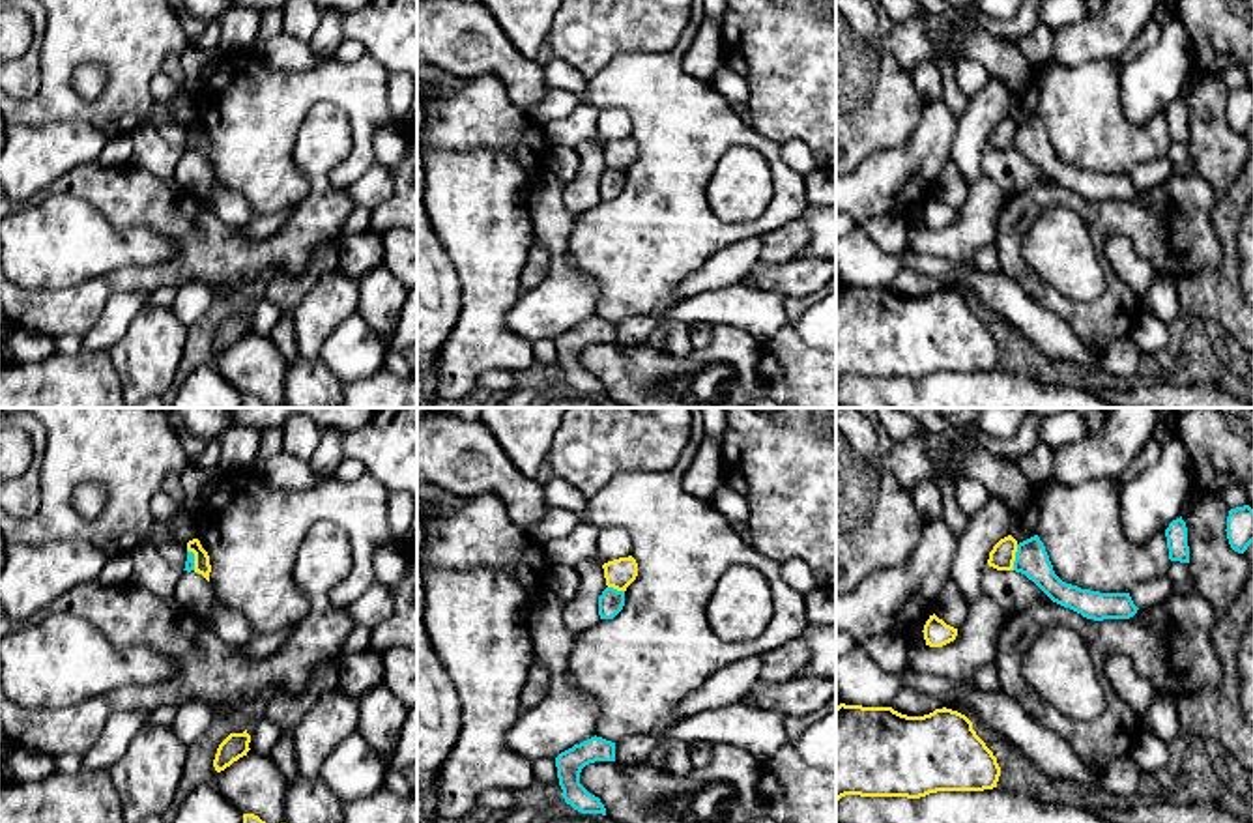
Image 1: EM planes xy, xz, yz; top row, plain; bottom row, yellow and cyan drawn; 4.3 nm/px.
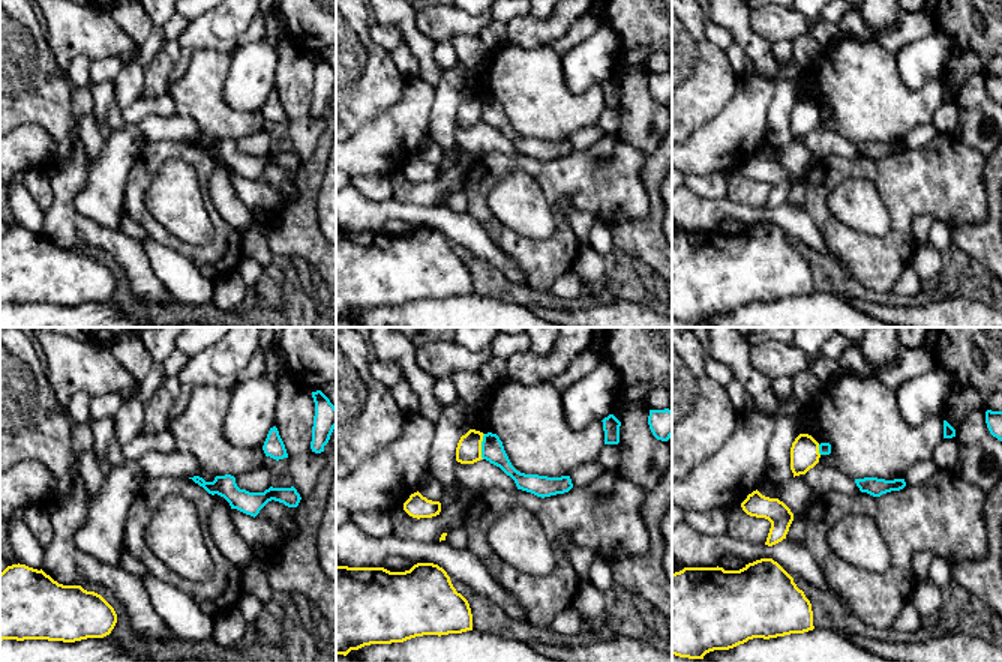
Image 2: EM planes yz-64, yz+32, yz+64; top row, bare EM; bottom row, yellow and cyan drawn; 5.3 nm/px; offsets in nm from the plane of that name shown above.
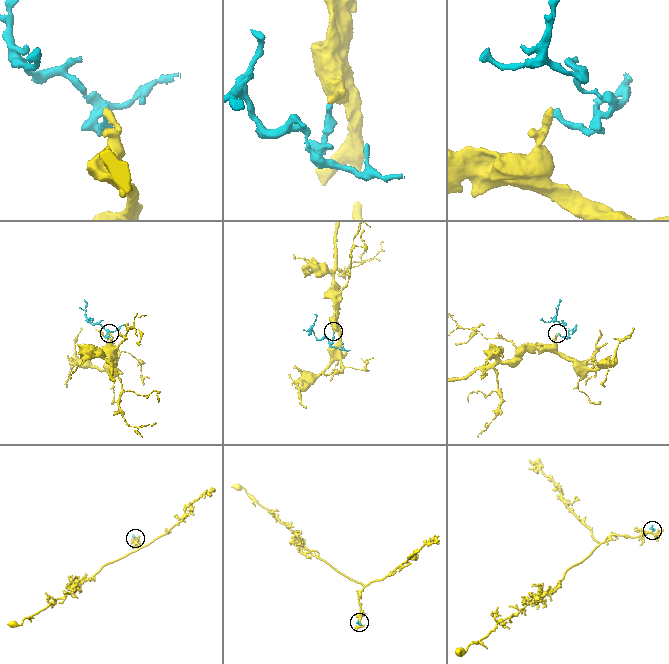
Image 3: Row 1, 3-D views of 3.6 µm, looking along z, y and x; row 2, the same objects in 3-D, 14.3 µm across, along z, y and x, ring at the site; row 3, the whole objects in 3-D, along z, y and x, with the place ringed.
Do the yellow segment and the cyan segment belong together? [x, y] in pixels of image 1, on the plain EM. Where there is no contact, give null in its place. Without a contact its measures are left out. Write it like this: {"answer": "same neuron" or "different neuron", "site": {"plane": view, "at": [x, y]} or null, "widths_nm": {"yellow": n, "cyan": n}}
{"answer": "different neuron", "site": {"plane": "yz", "at": [1014, 139]}, "widths_nm": {"yellow": 110, "cyan": 140}}

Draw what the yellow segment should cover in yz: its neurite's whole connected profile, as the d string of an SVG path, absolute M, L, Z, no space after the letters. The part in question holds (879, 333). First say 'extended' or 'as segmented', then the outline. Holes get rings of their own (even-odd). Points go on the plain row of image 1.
as segmented; M836 288L836 383L845 376L984 372L999 357L997 339L958 292L907 297L892 288Z

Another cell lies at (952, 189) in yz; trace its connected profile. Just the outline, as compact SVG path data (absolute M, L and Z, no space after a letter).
M948 159L939 174L935 196L943 200L946 206L959 209L969 193L969 183L958 170L952 159Z

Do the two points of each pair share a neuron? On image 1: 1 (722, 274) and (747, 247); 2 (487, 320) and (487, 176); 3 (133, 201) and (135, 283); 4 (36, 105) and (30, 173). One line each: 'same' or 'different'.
1: same
2: same
3: same
4: different

